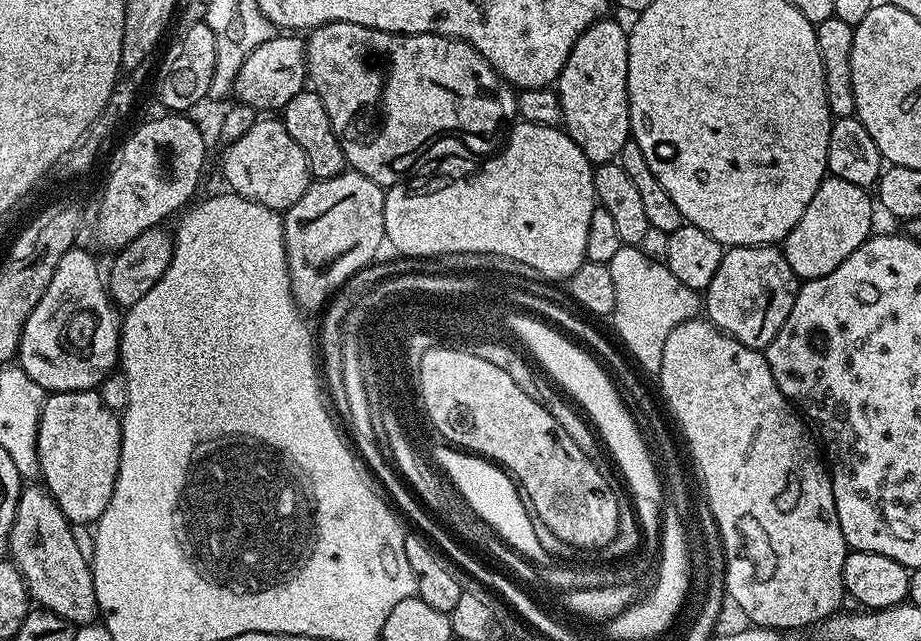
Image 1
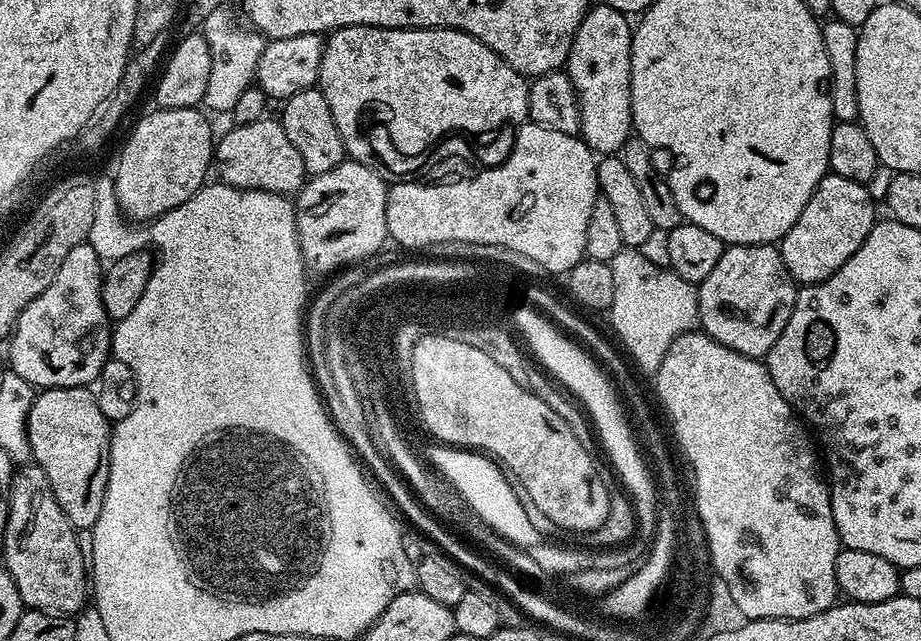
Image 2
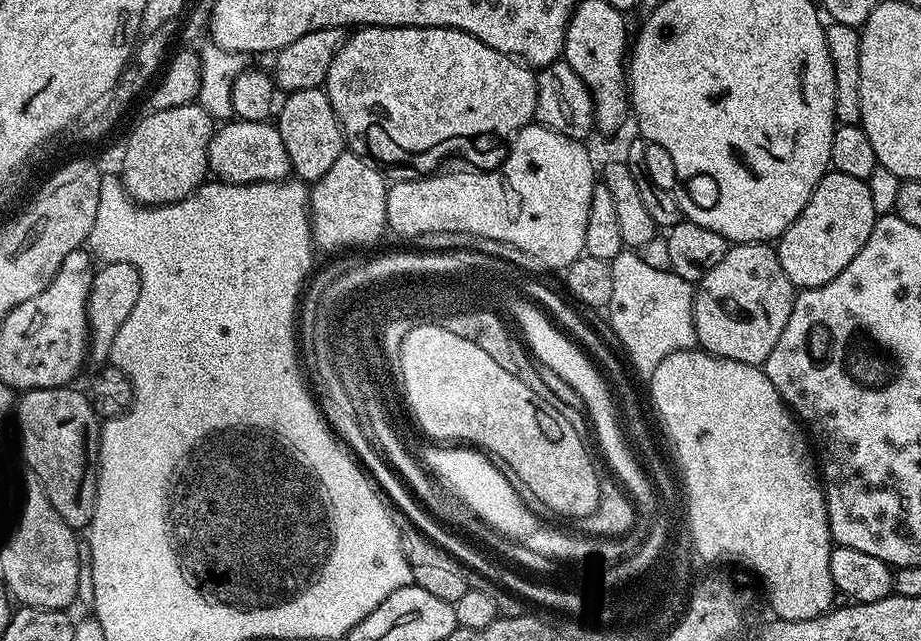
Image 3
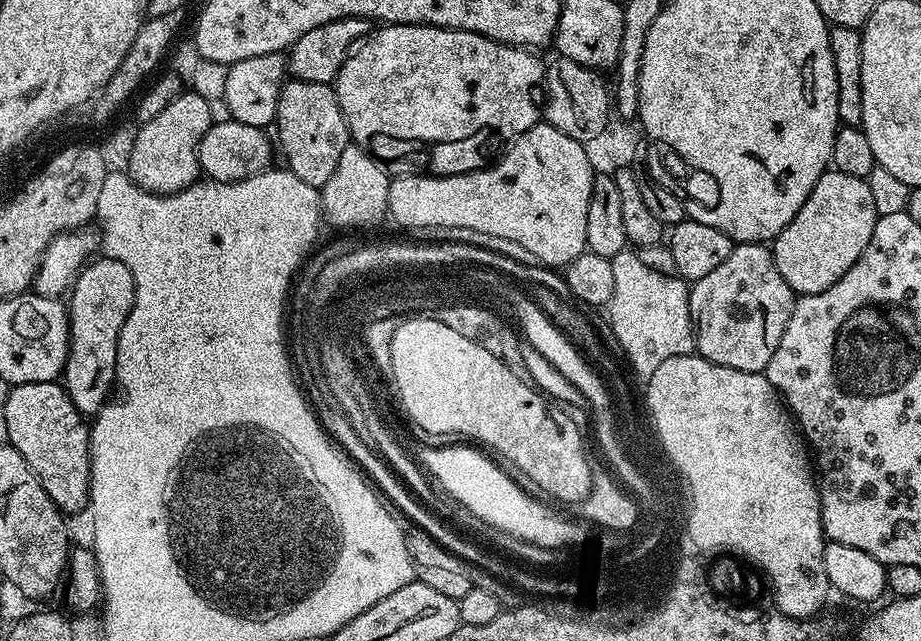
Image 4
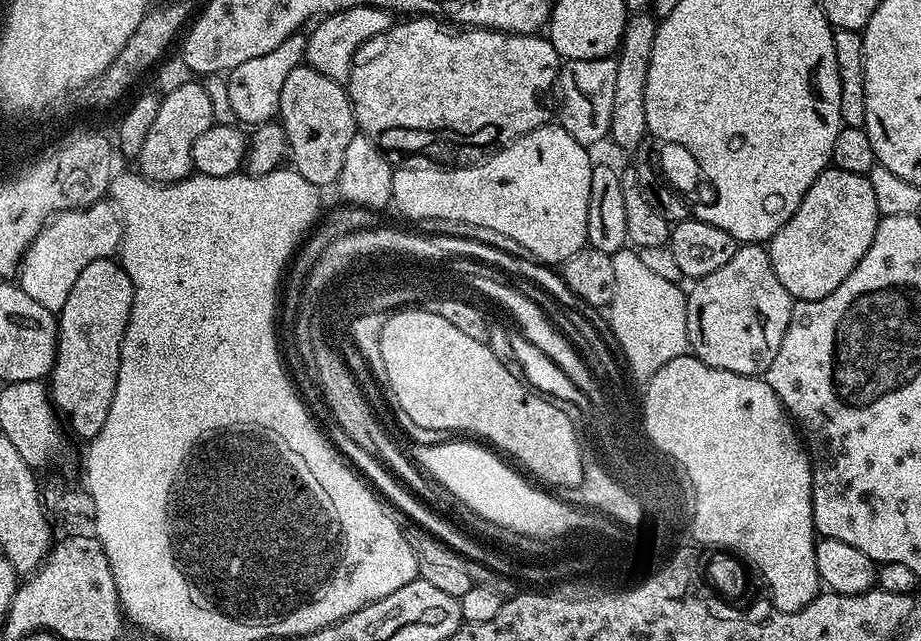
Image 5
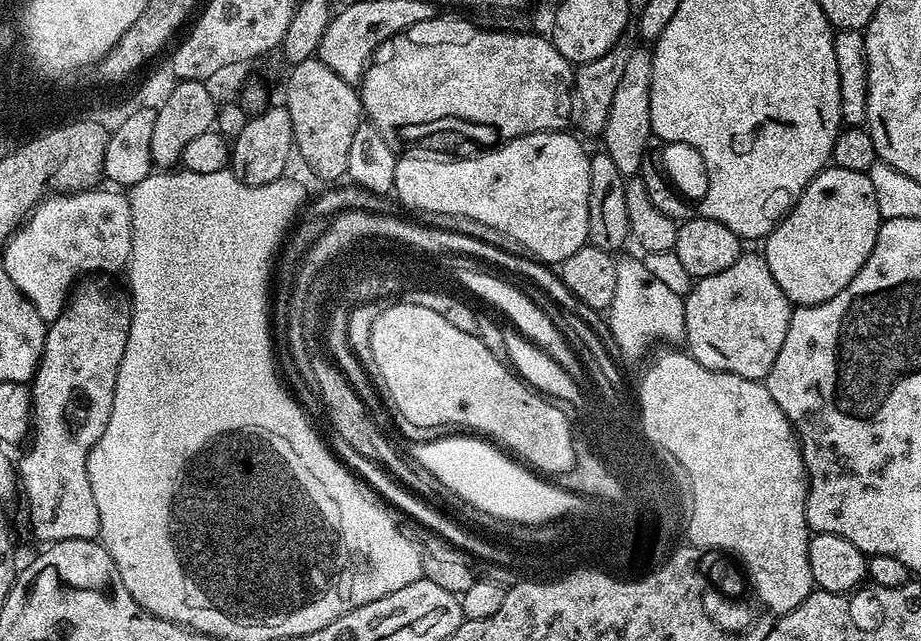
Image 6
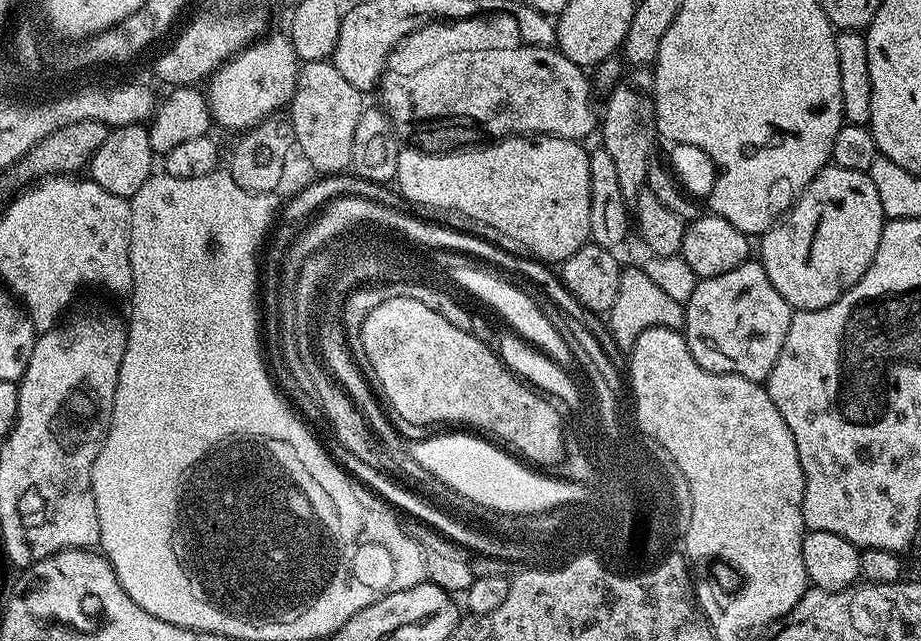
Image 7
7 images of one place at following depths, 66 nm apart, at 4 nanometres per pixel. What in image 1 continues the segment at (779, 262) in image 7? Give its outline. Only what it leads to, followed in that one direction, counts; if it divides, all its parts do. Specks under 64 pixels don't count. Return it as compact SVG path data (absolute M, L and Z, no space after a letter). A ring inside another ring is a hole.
M834 175L824 179L818 190L814 190L814 198L810 198L810 206L806 206L802 218L798 218L798 226L782 241L786 262L797 278L801 281L822 278L830 270L838 270L858 246L865 244L874 232L872 204L874 208L869 189L854 186L854 182L842 182L842 178Z

